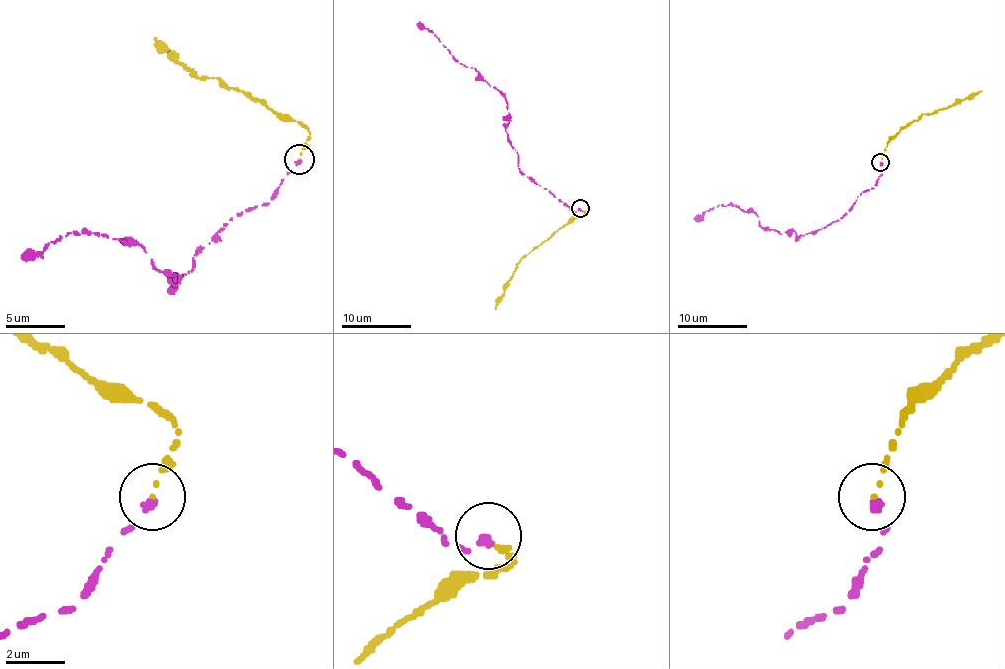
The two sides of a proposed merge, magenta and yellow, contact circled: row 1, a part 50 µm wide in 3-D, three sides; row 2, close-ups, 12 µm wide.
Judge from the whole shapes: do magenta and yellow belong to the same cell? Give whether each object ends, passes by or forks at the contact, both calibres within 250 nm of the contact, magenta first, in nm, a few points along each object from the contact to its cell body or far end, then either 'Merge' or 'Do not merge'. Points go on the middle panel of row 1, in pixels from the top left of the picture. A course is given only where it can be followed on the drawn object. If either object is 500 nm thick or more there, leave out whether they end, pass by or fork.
At the ring magenta ends. At the ring yellow ends. Thickness 280 nm (magenta) against 100 nm. Course of magenta: (580, 208), (574, 212), (517, 167), (517, 151), (505, 127), (507, 99), (416, 23). Course of yellow: (580, 208), (587, 214), (573, 217), (521, 260), (495, 309). Merge

